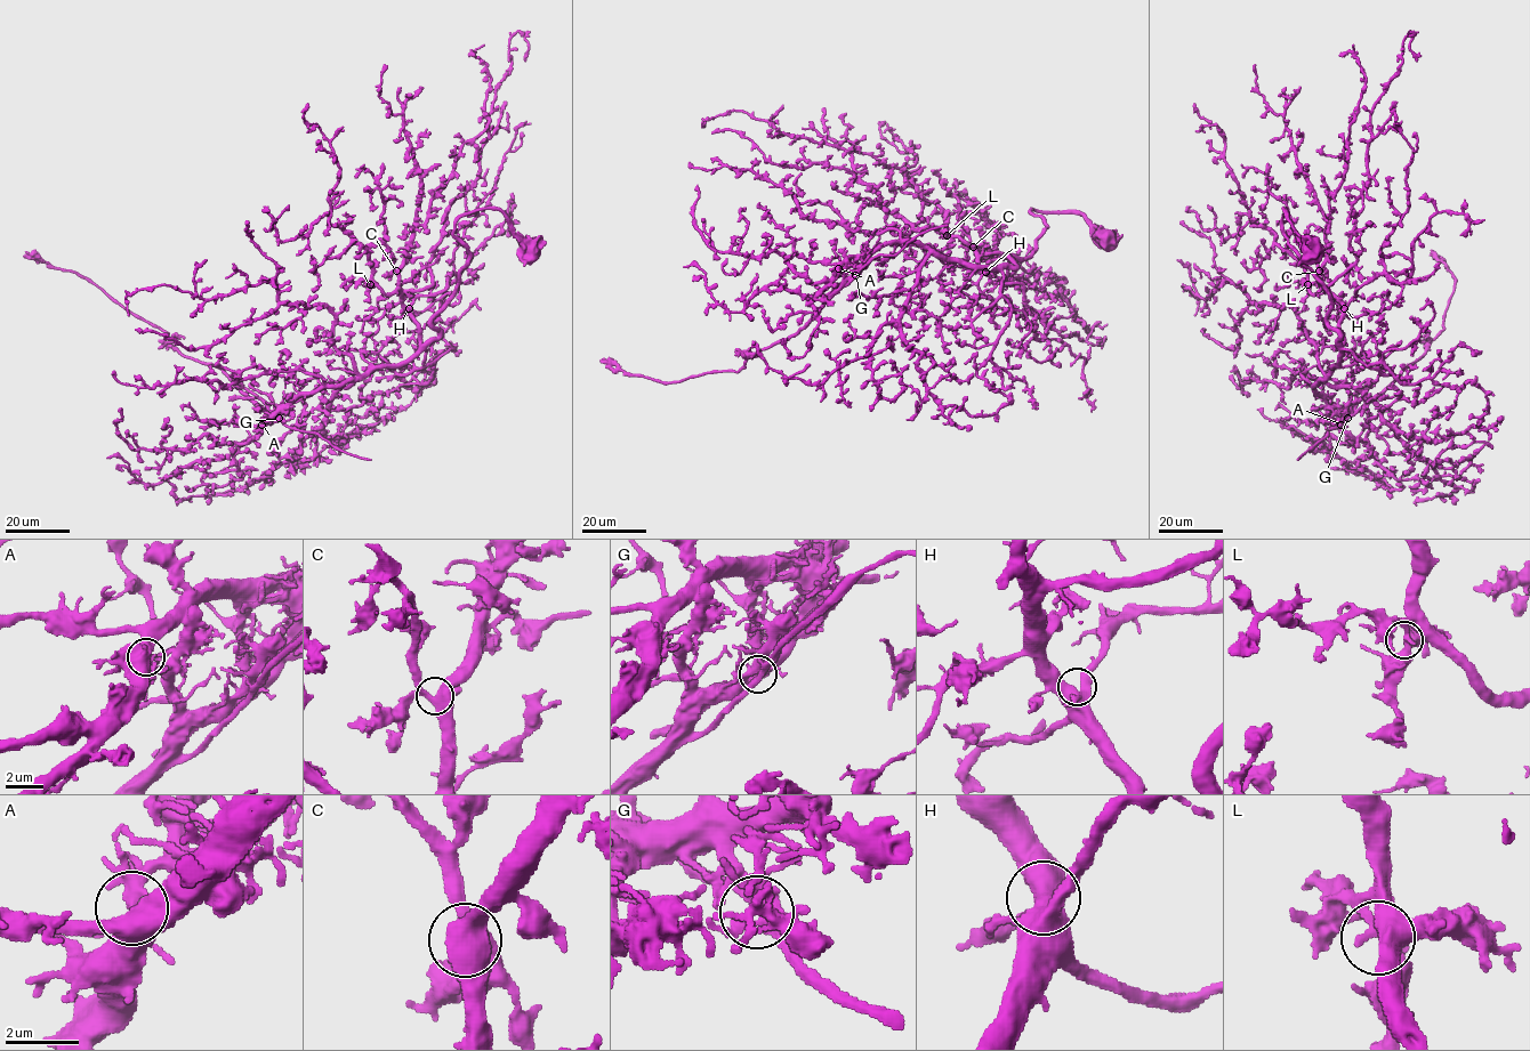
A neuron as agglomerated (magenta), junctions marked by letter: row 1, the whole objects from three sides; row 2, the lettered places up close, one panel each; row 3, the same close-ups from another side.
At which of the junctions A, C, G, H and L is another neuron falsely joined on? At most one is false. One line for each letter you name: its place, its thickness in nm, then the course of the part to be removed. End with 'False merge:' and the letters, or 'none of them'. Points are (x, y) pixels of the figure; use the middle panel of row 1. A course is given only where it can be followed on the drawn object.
A: (838, 268) | 280 nm | (839, 268), (839, 289), (802, 328), (751, 353), (737, 371), (663, 382), (626, 374), (602, 358)
False merge: A

